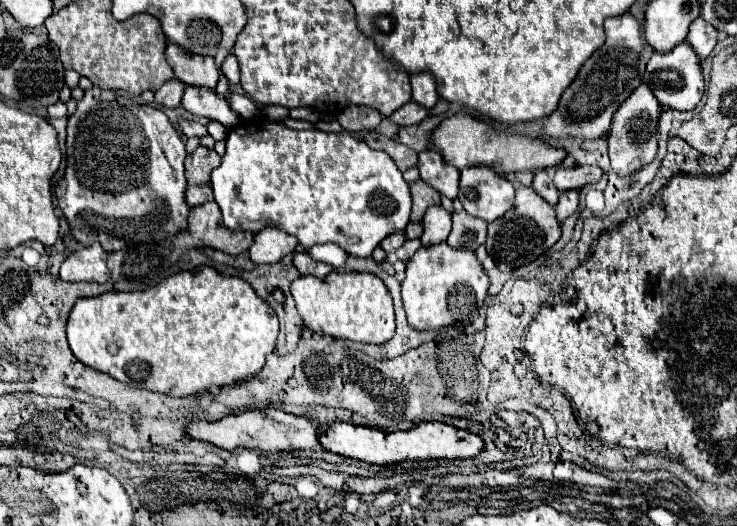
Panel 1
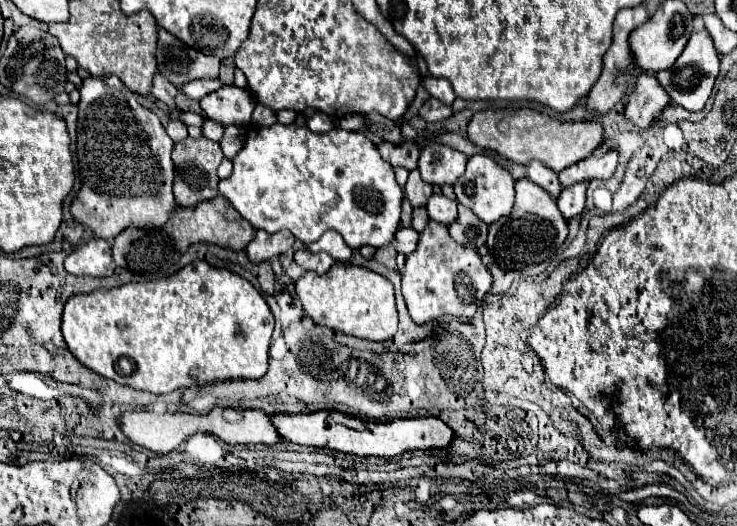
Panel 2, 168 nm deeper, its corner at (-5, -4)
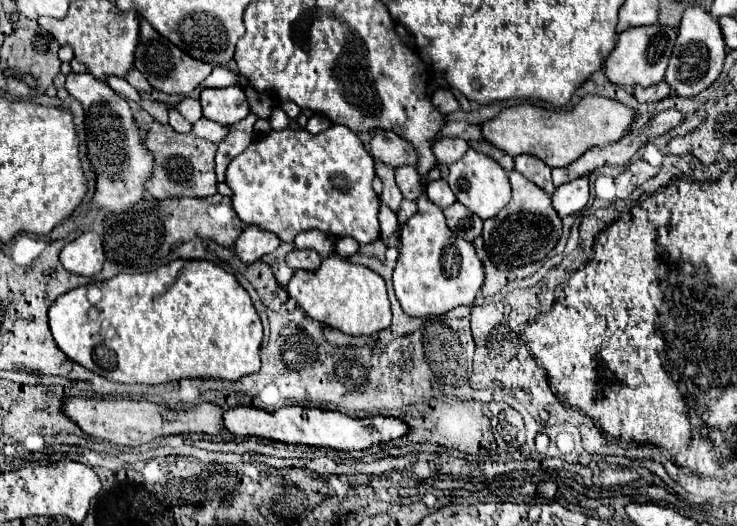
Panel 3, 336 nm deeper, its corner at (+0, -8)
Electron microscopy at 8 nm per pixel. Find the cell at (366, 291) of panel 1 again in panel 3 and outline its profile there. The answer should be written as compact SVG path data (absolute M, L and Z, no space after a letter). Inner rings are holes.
M337 256L325 258L319 270L297 270L287 284L287 292L297 300L311 320L317 320L349 336L371 336L389 328L391 324L385 280L369 268L355 266L349 260Z

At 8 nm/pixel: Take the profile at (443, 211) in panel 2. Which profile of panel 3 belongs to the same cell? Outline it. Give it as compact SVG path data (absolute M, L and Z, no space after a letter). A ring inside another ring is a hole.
M437 180L437 182L427 184L427 198L435 206L439 206L441 210L455 204L455 196L453 196L453 192L451 192L451 188L449 188L449 184L445 180Z

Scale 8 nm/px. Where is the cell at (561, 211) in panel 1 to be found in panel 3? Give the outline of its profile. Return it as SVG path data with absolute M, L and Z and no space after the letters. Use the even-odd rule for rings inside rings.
M581 176L573 182L559 186L551 198L553 198L553 206L561 218L581 212L589 200L589 178Z

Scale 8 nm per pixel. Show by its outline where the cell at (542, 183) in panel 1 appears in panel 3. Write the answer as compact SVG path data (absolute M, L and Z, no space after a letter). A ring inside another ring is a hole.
M521 154L515 158L515 170L521 172L533 184L537 184L541 190L545 190L547 194L553 194L555 186L551 180L551 168L545 166L545 162L541 162L539 158L529 156L529 154Z

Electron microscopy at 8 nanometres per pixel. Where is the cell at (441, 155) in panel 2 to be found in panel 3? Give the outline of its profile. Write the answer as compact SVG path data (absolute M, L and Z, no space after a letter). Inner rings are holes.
M443 138L443 140L435 142L431 150L435 156L435 166L441 166L441 164L451 166L469 150L469 146L461 138Z

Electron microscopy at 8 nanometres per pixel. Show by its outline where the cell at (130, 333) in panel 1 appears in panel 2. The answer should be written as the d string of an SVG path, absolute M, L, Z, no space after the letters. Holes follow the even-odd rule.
M196 260L188 266L184 266L182 270L178 270L176 274L162 278L162 280L154 280L154 282L130 282L118 288L98 288L94 292L88 294L72 294L66 304L64 304L64 312L62 312L62 334L64 340L68 344L68 350L90 370L94 370L96 374L116 380L118 384L126 384L132 386L136 390L148 390L154 394L166 394L170 390L178 390L178 388L188 388L188 386L200 386L212 380L232 380L232 378L262 378L268 370L268 348L270 348L270 338L272 338L272 330L274 330L274 318L272 312L266 304L266 300L260 296L260 292L244 278L236 276L230 270L224 268L214 268L202 260ZM120 360L128 360L128 368L120 366Z

